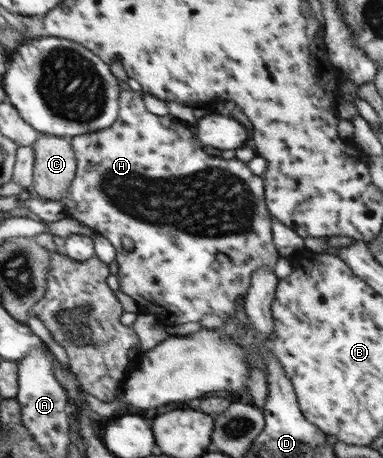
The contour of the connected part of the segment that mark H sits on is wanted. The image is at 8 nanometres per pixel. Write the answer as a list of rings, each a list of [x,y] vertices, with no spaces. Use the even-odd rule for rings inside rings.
[[[127,90],[120,97],[120,119],[104,131],[92,132],[72,138],[72,143],[76,149],[79,161],[79,172],[77,178],[73,181],[73,187],[65,193],[63,202],[66,203],[68,215],[77,219],[82,224],[89,226],[95,232],[105,236],[117,250],[117,261],[121,265],[118,275],[121,292],[131,296],[138,304],[139,314],[153,314],[160,318],[160,322],[167,327],[181,326],[189,322],[201,322],[205,315],[211,314],[222,319],[233,318],[237,305],[245,300],[243,296],[247,295],[249,286],[252,284],[252,273],[257,272],[259,268],[271,268],[274,270],[279,253],[273,244],[271,236],[271,220],[269,212],[263,200],[263,179],[252,174],[245,162],[236,160],[223,160],[221,157],[209,156],[203,149],[204,145],[197,138],[197,129],[186,126],[184,123],[173,117],[159,116],[151,112],[145,103],[145,92],[135,92]],[[123,238],[131,238],[134,242],[134,249],[127,250]],[[223,252],[231,258],[231,266],[223,266],[217,261],[217,254]]]

